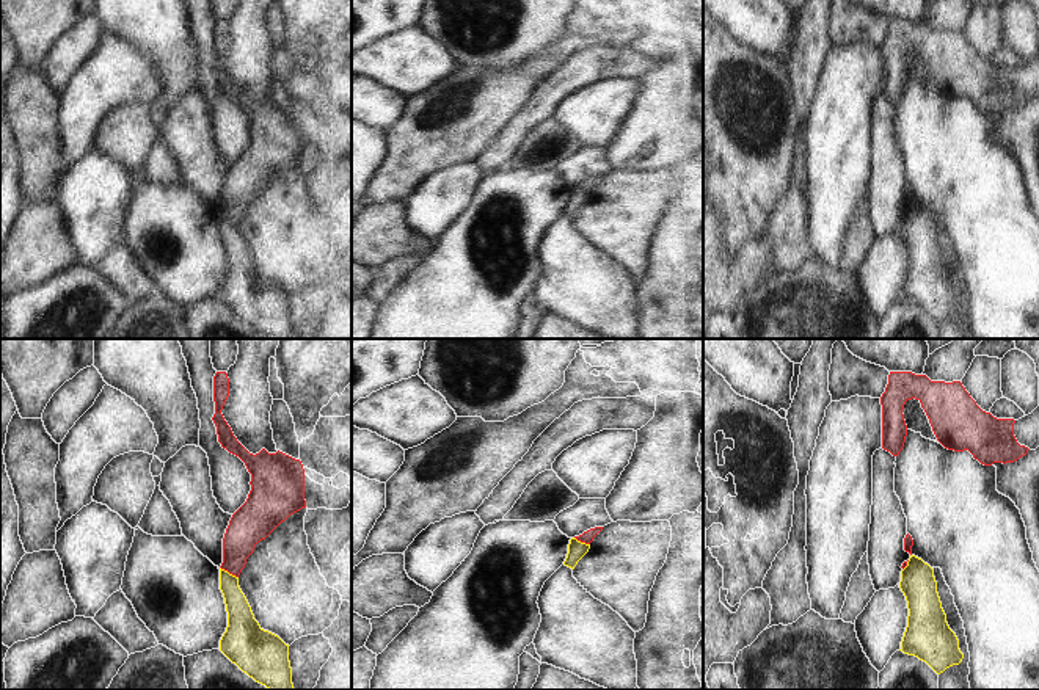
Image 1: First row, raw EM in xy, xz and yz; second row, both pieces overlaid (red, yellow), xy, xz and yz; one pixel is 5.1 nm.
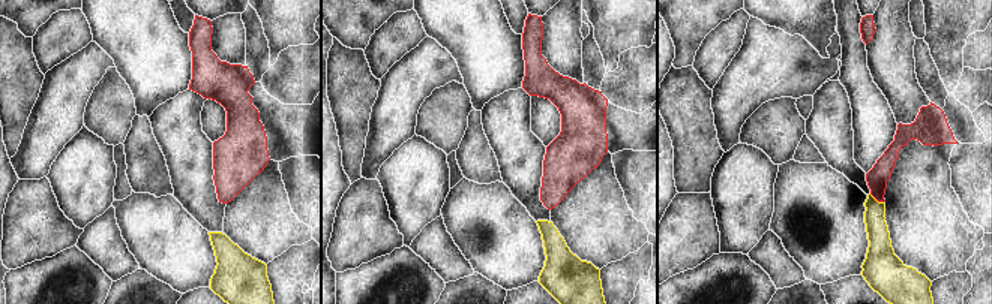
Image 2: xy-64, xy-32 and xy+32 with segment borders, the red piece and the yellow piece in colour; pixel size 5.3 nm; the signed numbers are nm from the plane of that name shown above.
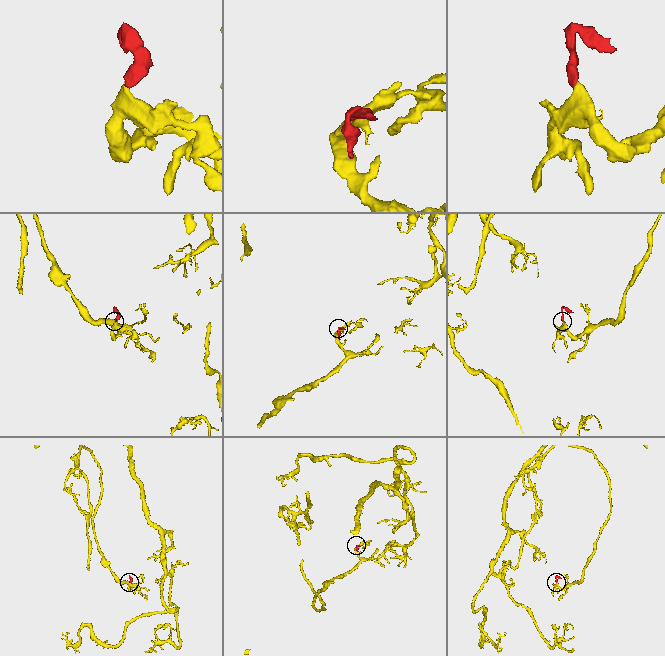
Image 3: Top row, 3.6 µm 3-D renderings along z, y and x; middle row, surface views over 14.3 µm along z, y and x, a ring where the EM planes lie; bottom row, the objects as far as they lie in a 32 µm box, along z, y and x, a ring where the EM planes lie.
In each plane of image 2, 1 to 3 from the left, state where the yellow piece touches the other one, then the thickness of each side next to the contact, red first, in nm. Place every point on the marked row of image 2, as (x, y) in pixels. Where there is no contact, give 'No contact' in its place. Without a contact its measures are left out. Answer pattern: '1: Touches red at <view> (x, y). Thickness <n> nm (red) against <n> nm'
1: No contact
2: No contact
3: Touches red at xy+32 (877, 199). Thickness 120 nm (red) against 130 nm

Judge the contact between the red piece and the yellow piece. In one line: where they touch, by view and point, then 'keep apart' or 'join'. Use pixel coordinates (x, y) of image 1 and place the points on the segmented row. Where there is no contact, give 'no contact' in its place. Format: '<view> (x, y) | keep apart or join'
xy (229, 573) | keep apart

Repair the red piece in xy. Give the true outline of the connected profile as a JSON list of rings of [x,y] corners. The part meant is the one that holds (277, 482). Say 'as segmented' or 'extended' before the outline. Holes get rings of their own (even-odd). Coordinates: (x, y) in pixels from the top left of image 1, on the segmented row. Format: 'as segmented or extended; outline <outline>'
as segmented; outline [[[226,372],[213,376],[215,414],[212,417],[218,442],[239,456],[251,474],[251,491],[246,502],[232,514],[223,538],[221,569],[239,577],[246,558],[259,541],[265,539],[290,514],[306,508],[304,469],[300,459],[283,452],[250,453],[234,436],[221,409],[229,397]]]

